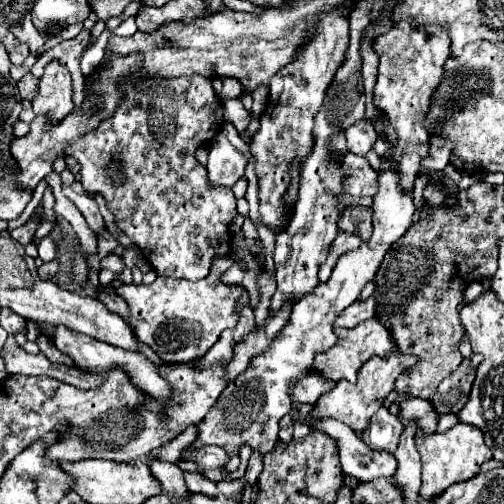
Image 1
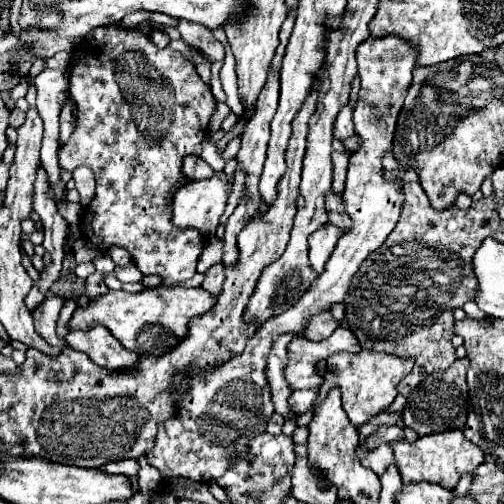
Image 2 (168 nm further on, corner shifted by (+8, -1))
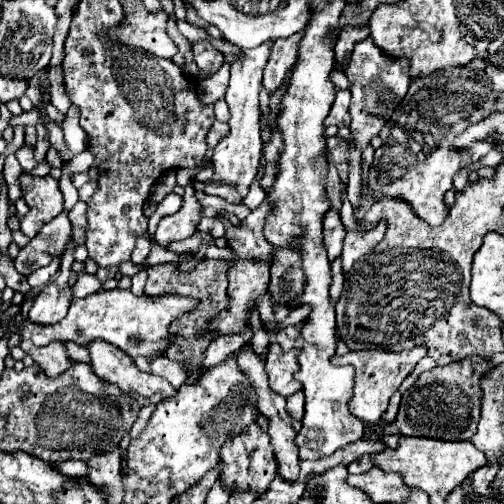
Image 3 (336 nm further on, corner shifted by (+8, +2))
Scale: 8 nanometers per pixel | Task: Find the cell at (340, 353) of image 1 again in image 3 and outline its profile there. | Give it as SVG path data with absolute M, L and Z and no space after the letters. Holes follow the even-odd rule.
M272 340L268 346L268 358L266 358L266 372L268 372L270 388L284 398L302 390L302 384L294 380L294 374L298 372L298 368L300 366L296 360L296 350L282 354L278 344Z

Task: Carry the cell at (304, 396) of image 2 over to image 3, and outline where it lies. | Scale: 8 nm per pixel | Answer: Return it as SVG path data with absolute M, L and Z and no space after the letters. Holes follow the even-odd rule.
M304 392L292 394L286 402L286 408L288 408L288 416L292 416L292 420L302 420L302 416L304 416Z

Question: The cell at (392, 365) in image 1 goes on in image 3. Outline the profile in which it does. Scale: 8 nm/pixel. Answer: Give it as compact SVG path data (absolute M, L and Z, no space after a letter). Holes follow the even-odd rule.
M414 346L412 350L390 352L390 350L362 350L362 352L348 352L344 356L333 356L333 365L352 364L356 368L356 384L354 384L354 398L350 400L350 410L356 418L366 424L376 424L388 408L390 396L400 388L404 378L414 370L414 366L426 356L424 346Z

